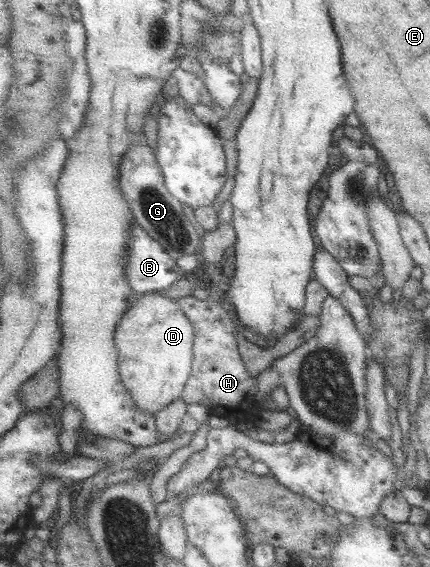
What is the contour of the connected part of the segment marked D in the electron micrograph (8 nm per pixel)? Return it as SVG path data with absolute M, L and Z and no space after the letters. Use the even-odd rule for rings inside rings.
M151 291L138 295L138 301L120 321L115 340L127 390L144 411L155 415L183 396L196 357L196 330L183 312L179 299Z

